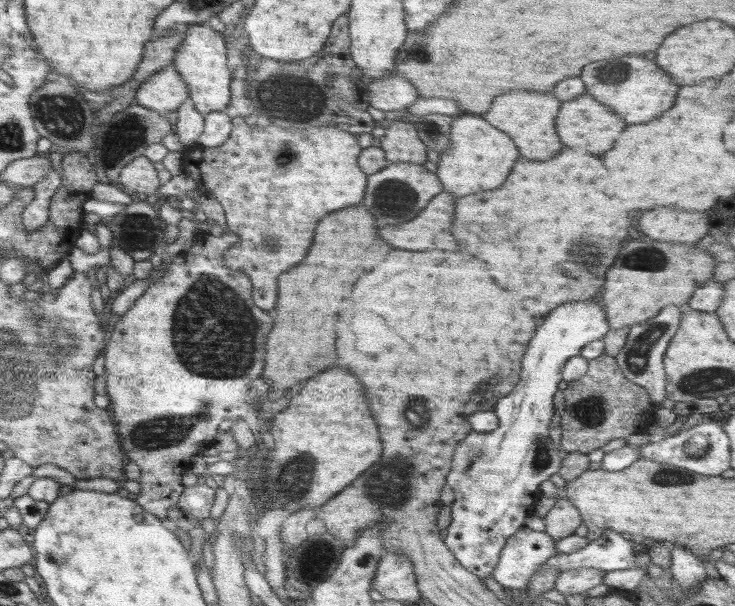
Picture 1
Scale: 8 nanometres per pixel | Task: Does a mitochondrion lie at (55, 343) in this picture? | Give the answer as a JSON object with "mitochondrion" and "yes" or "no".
{"mitochondrion":"yes"}

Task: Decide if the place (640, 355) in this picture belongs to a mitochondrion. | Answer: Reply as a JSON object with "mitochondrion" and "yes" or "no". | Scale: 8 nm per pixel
{"mitochondrion":"yes"}

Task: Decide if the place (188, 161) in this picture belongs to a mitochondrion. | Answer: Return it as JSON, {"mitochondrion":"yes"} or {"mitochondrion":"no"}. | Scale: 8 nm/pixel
{"mitochondrion":"no"}

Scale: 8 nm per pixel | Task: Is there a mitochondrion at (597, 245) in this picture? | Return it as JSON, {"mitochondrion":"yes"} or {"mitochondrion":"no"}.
{"mitochondrion":"yes"}

